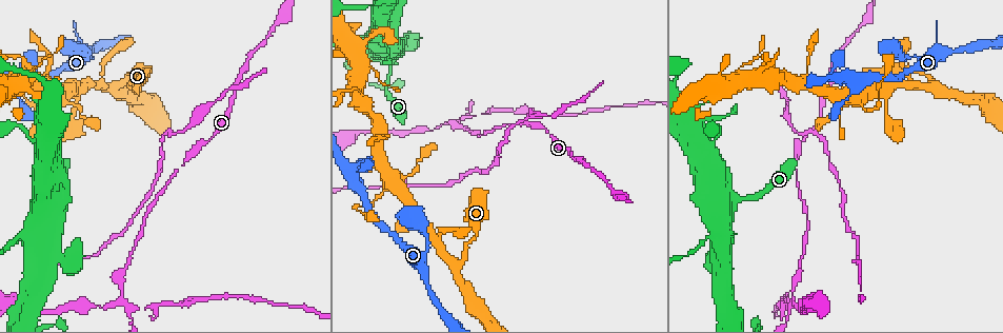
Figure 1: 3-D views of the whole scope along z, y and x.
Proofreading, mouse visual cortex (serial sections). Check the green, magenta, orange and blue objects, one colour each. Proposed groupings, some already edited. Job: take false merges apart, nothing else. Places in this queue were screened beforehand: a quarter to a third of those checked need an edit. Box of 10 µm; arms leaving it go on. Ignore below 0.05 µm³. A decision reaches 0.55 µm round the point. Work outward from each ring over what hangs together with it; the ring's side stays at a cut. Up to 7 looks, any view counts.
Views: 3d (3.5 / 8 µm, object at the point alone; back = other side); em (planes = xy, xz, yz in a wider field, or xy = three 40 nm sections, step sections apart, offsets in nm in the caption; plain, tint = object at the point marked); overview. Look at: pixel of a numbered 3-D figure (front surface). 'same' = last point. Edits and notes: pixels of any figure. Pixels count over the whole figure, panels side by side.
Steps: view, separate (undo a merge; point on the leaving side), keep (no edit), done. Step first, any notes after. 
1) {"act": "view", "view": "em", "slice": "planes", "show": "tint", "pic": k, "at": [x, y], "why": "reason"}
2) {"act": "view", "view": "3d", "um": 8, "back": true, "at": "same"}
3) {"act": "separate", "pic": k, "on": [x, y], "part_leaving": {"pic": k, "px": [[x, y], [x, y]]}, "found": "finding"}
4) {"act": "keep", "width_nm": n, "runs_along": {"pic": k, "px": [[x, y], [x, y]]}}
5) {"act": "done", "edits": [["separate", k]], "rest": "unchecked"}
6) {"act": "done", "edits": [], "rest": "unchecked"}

{"act": "view", "view": "3d", "um": 8, "pic": 1, "at": [457, 264], "why": "a fork"}

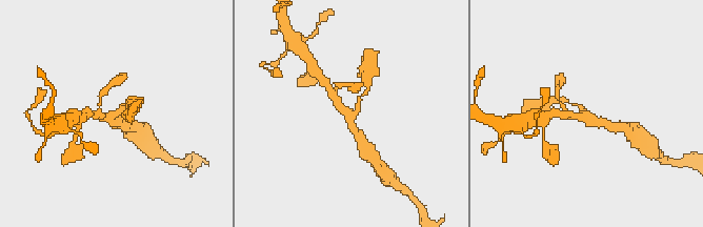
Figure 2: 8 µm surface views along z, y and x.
{"act": "view", "view": "3d", "um": 3.5, "at": "same"}

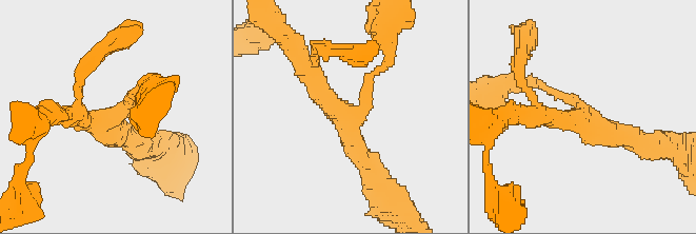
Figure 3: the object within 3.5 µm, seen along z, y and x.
{"act": "view", "view": "em", "slice": "xy", "step": 3, "show": "tint", "pic": 3, "at": [587, 114], "arms": 3, "arm_widths_nm": [150, 300, 300], "why": "shape alone is not enough"}

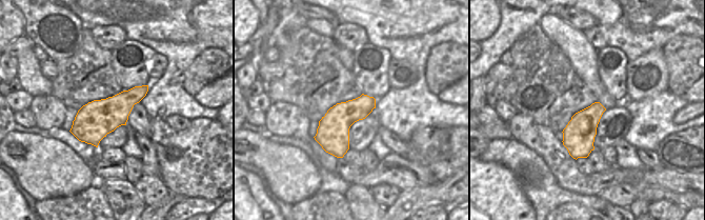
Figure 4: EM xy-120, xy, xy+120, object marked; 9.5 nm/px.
{"act": "keep", "found": "all the same cell"}

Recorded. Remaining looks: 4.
{"act": "view", "view": "3d", "um": 3.5, "pic": 1, "at": [24, 95], "why": "abrupt turn"}

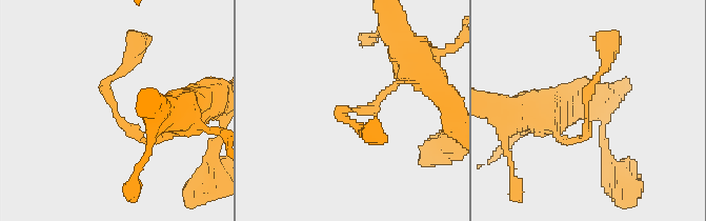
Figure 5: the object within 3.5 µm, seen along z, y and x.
{"act": "view", "view": "em", "slice": "xy", "step": 5, "show": "plain", "pic": 5, "at": [587, 108]}

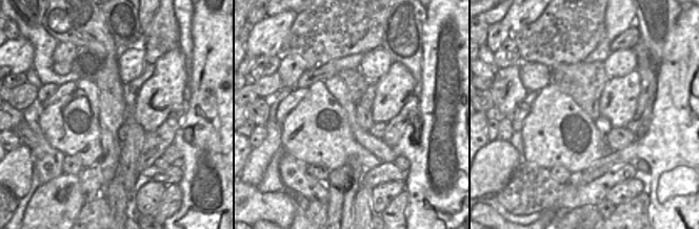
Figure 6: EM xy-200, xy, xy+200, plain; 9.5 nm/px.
{"act": "view", "view": "em", "slice": "xy", "step": 5, "show": "tint", "at": "same", "why": "where the object lies"}

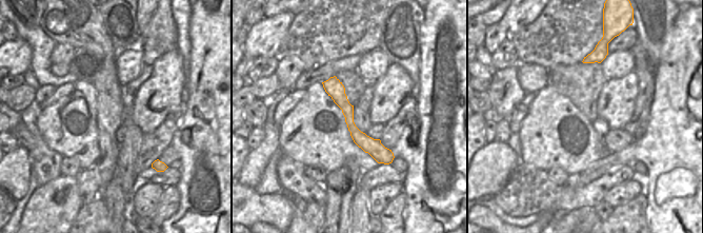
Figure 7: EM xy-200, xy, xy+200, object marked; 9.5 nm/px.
{"act": "keep", "found": "all the same cell"}

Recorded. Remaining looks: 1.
{"act": "done", "edits": [], "rest": "unchecked"}

